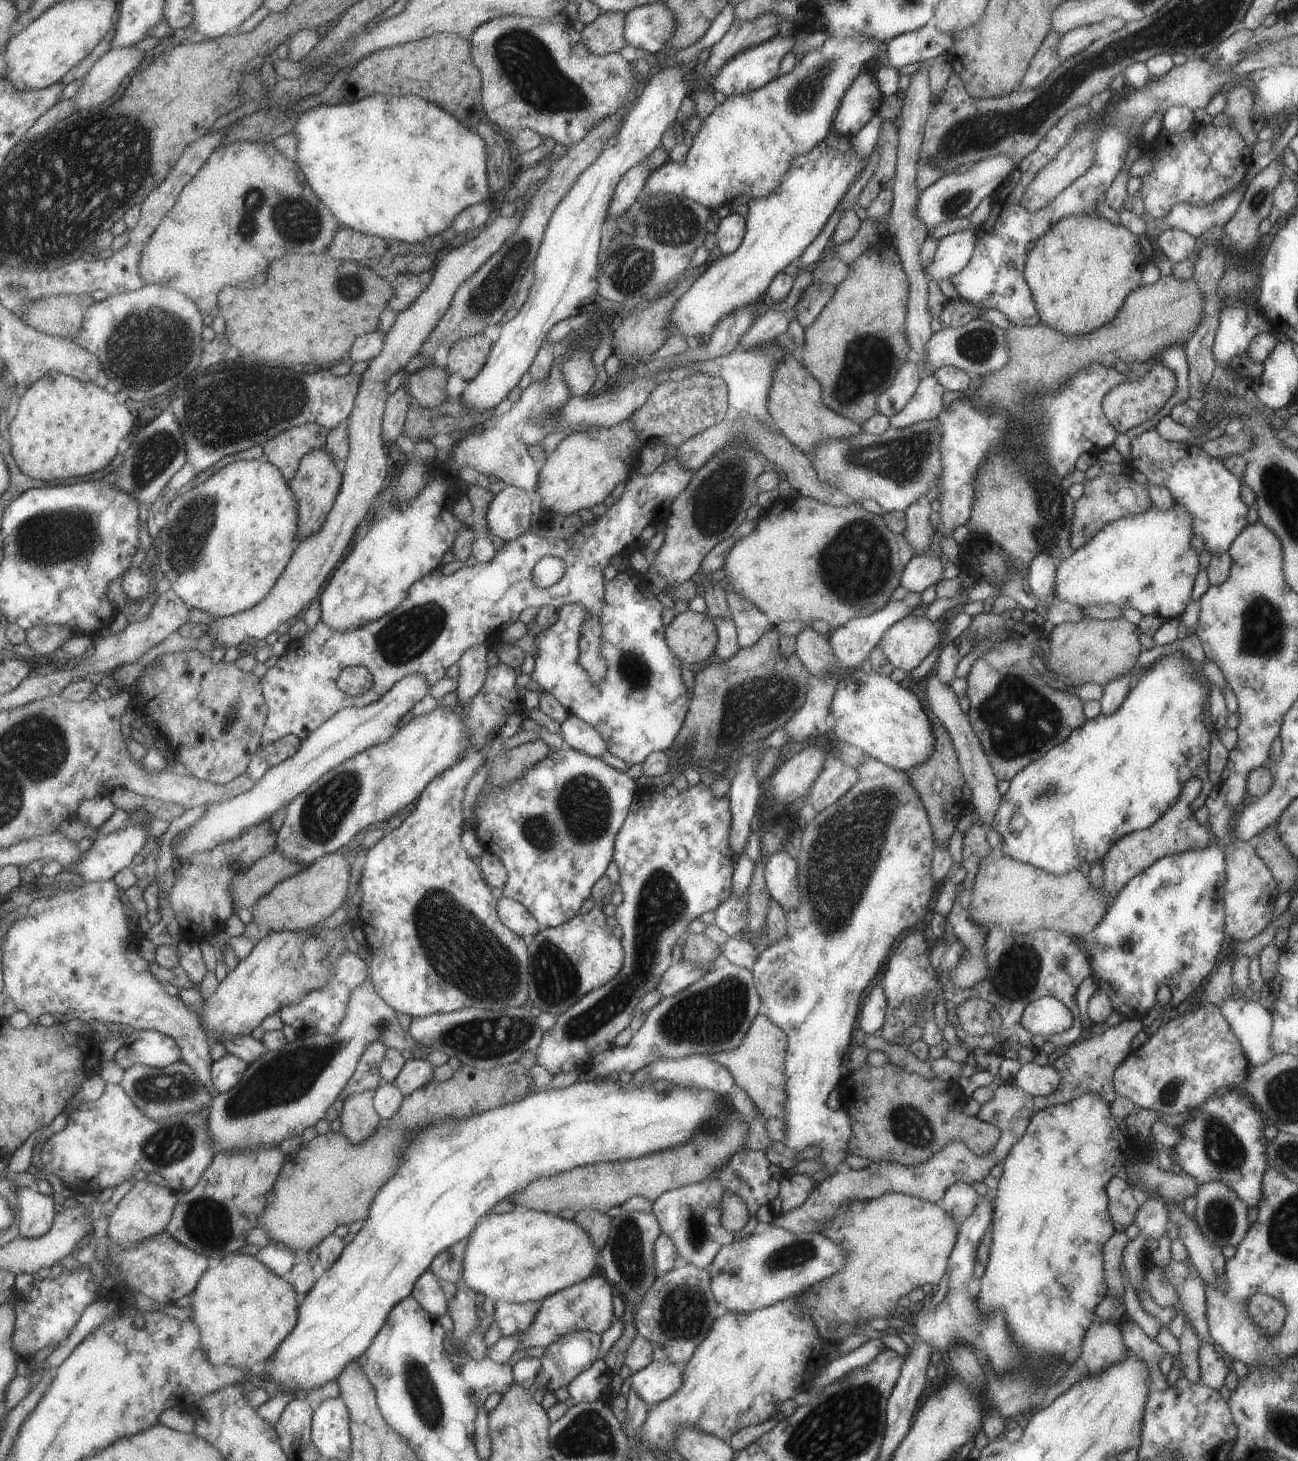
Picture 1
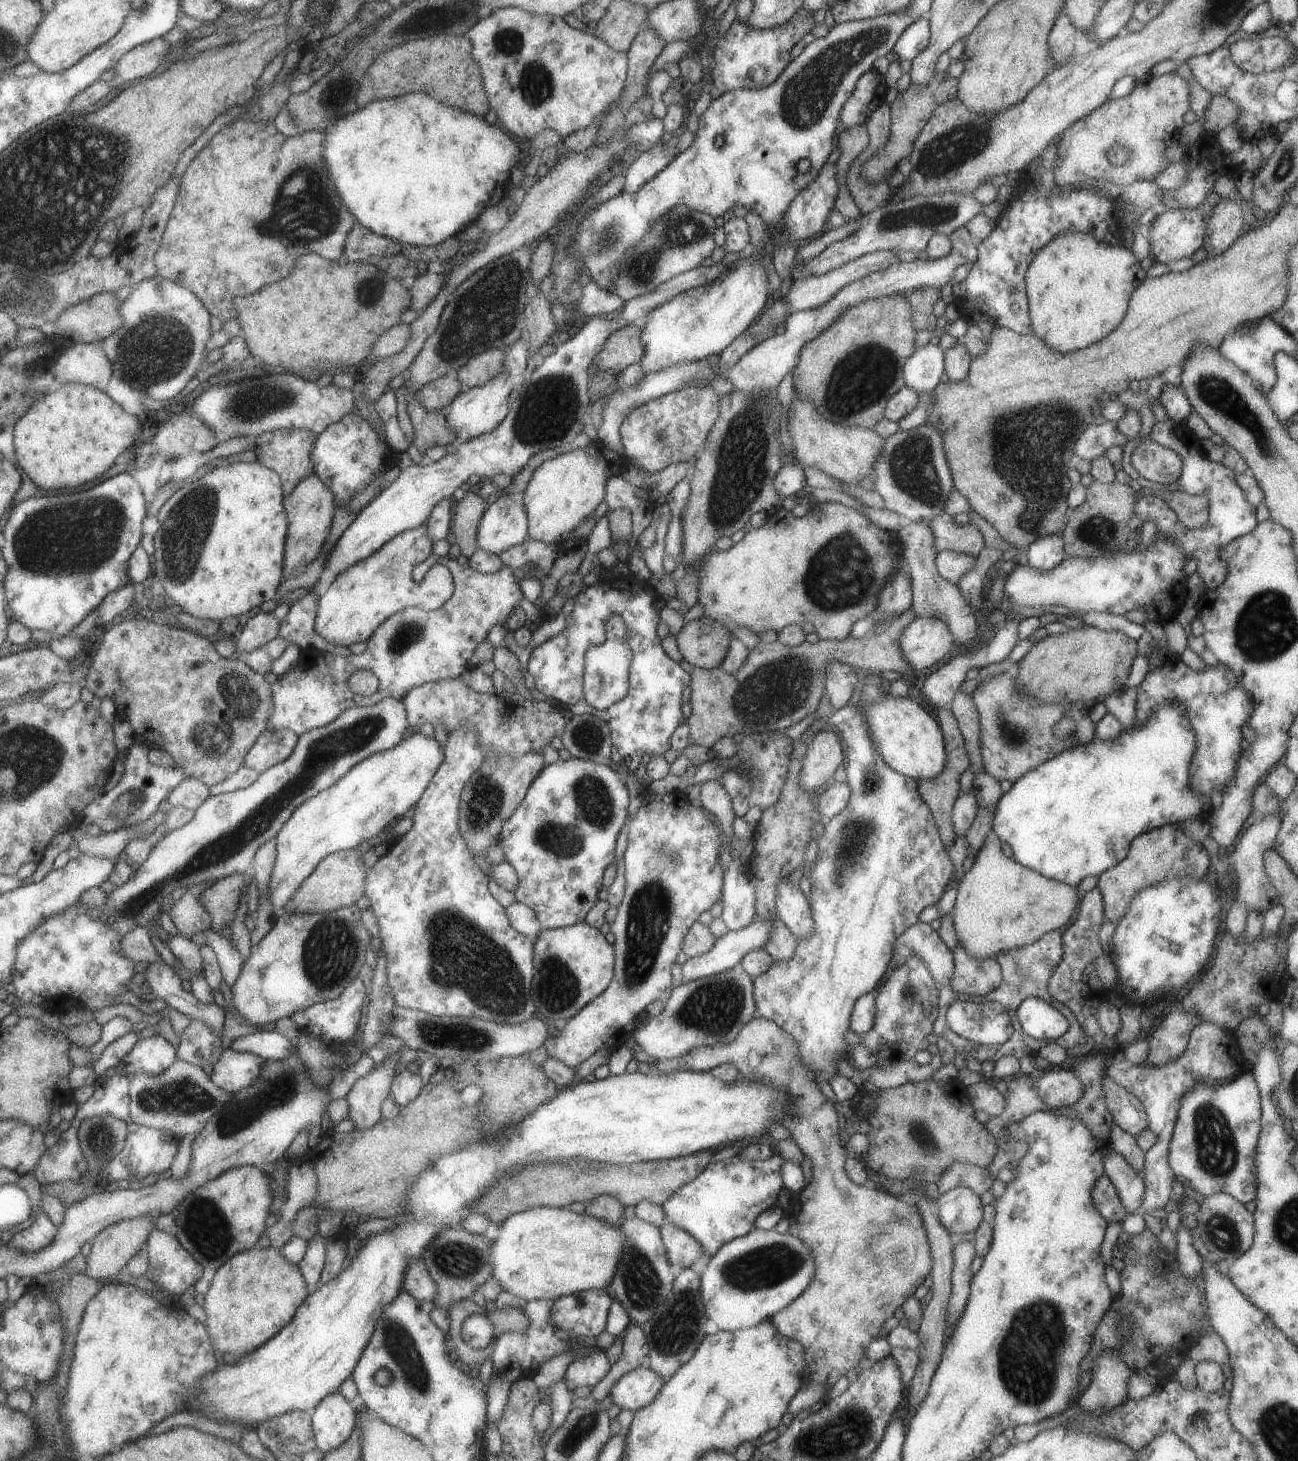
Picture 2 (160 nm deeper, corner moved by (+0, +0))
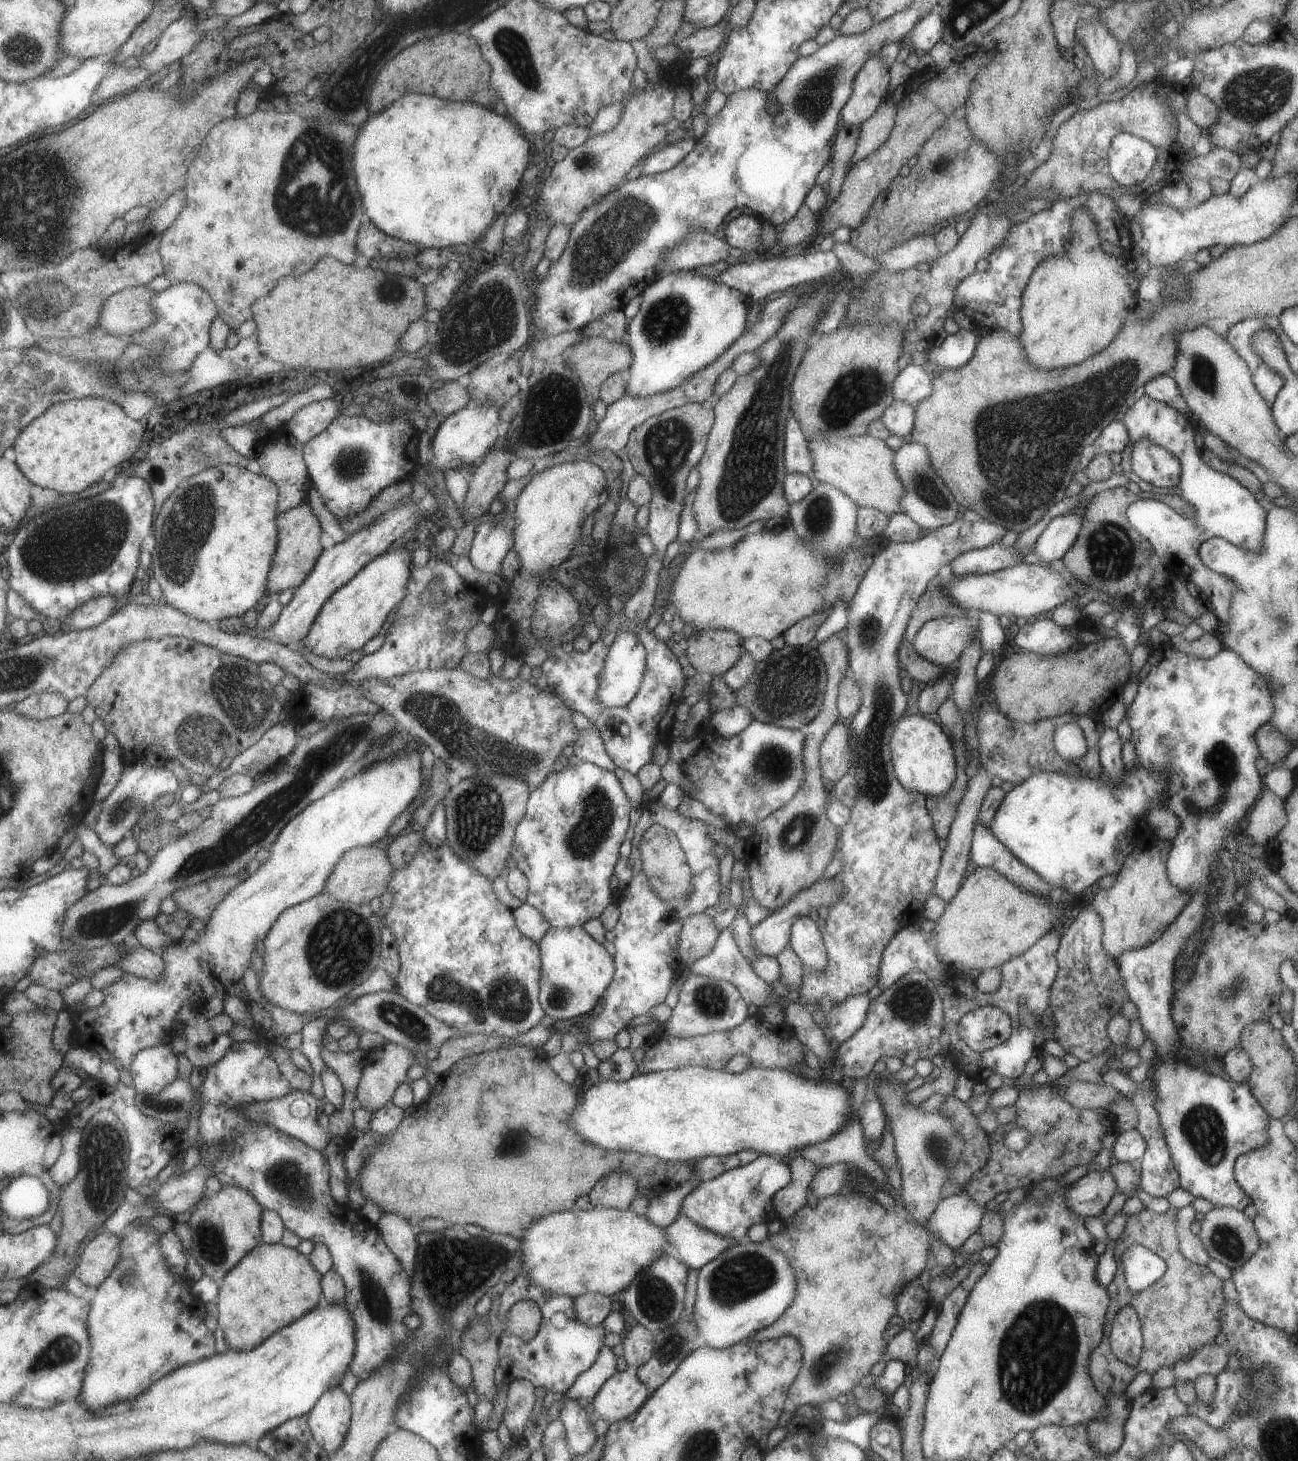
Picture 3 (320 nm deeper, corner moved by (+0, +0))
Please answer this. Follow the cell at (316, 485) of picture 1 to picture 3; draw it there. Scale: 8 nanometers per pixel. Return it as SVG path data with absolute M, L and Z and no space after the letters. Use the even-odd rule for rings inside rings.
M307 502L276 515L276 527L275 552L265 581L269 597L276 596L286 588L297 588L305 580L322 551L319 543L319 535L321 534L319 521Z

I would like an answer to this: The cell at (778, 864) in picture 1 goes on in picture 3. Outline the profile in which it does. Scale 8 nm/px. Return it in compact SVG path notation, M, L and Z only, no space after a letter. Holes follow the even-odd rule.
M797 917L791 925L788 944L798 956L803 968L817 972L823 971L827 964L826 948L819 927L820 923L814 923L809 917Z

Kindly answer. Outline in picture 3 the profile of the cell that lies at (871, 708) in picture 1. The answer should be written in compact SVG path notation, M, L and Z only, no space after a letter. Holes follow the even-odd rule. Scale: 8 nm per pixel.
M925 715L901 716L889 739L890 756L895 778L906 791L924 797L944 795L955 776L954 746L947 732Z

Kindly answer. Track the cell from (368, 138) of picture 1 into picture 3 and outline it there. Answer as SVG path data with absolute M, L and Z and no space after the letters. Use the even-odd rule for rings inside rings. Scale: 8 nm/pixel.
M411 93L395 100L386 109L383 109L375 118L359 127L355 146L353 146L353 170L357 190L361 194L361 202L366 212L366 220L370 220L381 232L390 237L410 242L429 249L440 249L453 245L465 245L470 248L479 247L479 237L485 235L487 227L495 220L500 212L507 213L513 206L519 187L523 183L522 176L528 170L528 160L532 141L525 136L520 128L506 115L499 115L493 109L476 102L449 101L423 93Z

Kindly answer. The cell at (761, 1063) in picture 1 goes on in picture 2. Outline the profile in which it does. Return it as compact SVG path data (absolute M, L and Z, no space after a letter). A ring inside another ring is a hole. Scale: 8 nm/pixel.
M755 1016L739 1030L737 1038L729 1044L691 1048L677 1058L654 1060L651 1066L652 1071L656 1073L669 1074L681 1070L705 1072L724 1063L733 1064L738 1074L743 1076L743 1080L773 1084L775 1090L781 1090L789 1096L789 1116L781 1118L781 1126L791 1134L795 1145L811 1162L813 1173L811 1182L797 1194L797 1200L791 1200L791 1210L789 1207L788 1210L784 1210L783 1217L789 1224L787 1232L791 1236L797 1236L801 1242L805 1242L807 1248L811 1248L815 1274L804 1292L785 1308L773 1314L770 1320L781 1336L791 1338L803 1346L805 1352L803 1376L807 1376L811 1382L822 1384L828 1391L841 1376L848 1375L855 1368L869 1342L879 1337L880 1328L885 1320L891 1318L894 1310L902 1306L909 1296L913 1297L917 1287L923 1285L926 1276L930 1274L931 1252L927 1232L921 1214L914 1205L906 1204L902 1199L886 1192L853 1184L849 1180L844 1168L848 1154L843 1141L839 1140L840 1128L837 1125L839 1120L833 1108L834 1104L823 1096L813 1076L801 1064L795 1040L777 1024Z

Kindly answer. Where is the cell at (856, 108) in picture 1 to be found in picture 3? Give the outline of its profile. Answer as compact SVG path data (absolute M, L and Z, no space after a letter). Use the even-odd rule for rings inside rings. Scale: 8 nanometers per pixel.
M879 53L868 56L867 60L858 68L852 80L851 96L845 101L839 117L845 124L859 126L867 120L873 111L887 97L887 83L889 82L889 67L881 61Z

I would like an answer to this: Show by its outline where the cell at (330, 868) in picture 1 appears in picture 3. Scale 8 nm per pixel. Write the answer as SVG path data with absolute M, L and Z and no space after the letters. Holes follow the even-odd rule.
M375 845L358 846L340 855L338 863L333 867L324 890L335 900L349 901L352 903L368 903L371 898L379 897L388 886L388 878L394 871L387 859L386 850Z

